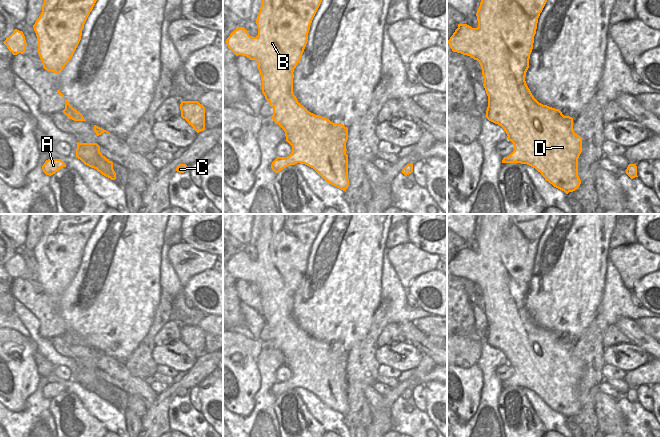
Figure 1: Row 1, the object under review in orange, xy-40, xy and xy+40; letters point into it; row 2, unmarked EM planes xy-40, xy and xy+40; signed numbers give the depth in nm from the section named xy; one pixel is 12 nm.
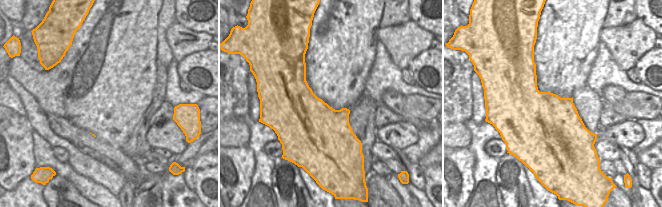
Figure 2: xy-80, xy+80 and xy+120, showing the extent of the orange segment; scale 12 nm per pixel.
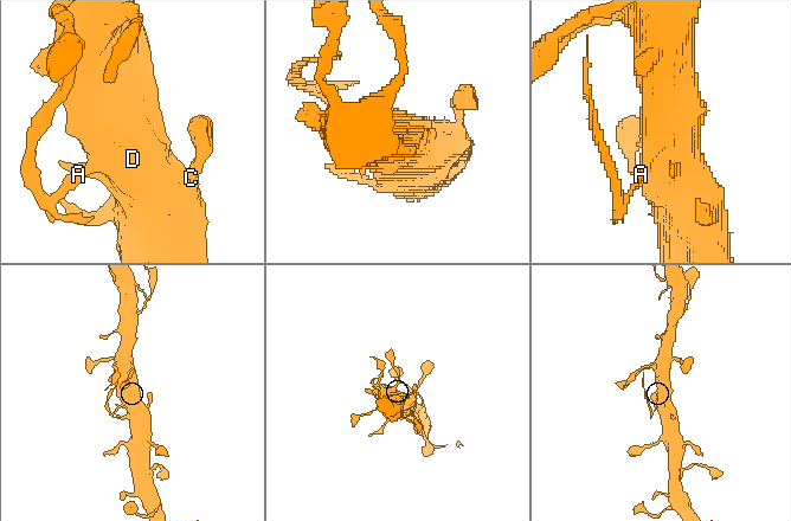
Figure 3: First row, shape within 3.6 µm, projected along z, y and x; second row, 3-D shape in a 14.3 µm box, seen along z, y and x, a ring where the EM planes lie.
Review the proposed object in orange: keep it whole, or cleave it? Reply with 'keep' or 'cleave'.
cleave

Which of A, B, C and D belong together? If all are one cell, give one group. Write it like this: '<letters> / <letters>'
A / B C D

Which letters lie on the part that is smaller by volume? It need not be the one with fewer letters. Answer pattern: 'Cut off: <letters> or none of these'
Cut off: A

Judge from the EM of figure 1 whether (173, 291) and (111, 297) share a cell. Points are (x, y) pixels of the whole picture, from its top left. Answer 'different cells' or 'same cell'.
different cells

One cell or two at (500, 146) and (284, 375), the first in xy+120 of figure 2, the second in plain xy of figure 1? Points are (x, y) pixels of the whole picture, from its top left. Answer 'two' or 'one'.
one

